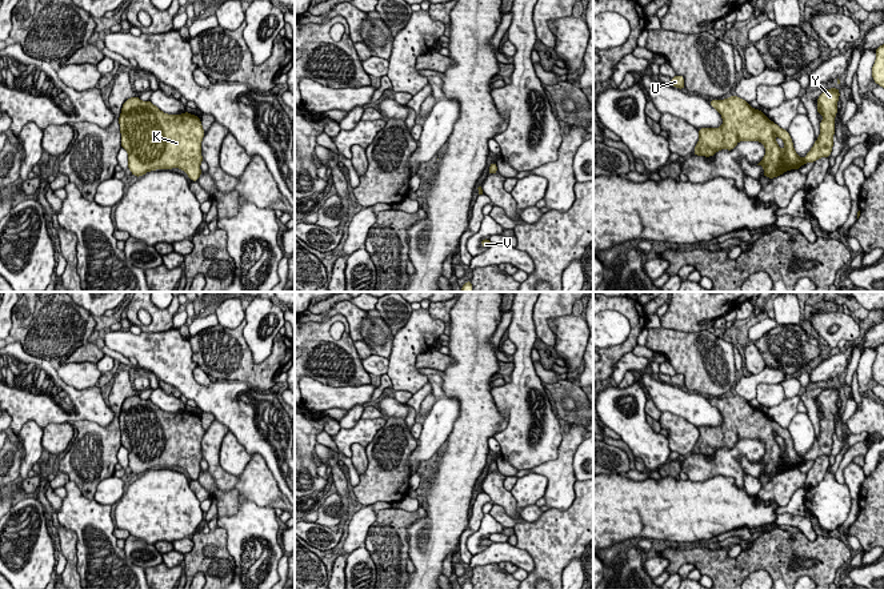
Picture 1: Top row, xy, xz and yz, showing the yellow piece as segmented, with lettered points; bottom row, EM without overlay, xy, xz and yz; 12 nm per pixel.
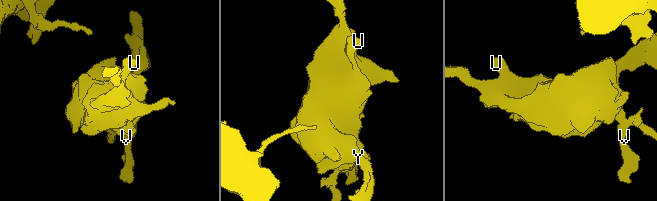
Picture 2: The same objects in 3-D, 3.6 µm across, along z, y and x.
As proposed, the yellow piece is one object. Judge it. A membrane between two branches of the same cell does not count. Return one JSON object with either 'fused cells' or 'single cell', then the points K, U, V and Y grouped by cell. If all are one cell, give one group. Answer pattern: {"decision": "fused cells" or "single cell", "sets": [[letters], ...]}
{"decision": "single cell", "sets": [["K", "U", "V", "Y"]]}

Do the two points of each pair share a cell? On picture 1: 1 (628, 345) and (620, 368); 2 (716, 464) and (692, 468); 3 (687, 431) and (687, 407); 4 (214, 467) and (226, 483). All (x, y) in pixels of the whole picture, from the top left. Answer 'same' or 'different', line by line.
1: different
2: same
3: different
4: same

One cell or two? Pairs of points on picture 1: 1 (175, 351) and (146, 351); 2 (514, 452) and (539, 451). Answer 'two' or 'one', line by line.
1: one
2: one

